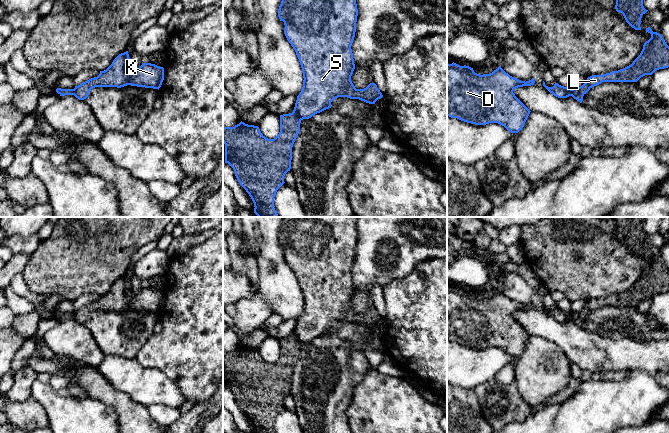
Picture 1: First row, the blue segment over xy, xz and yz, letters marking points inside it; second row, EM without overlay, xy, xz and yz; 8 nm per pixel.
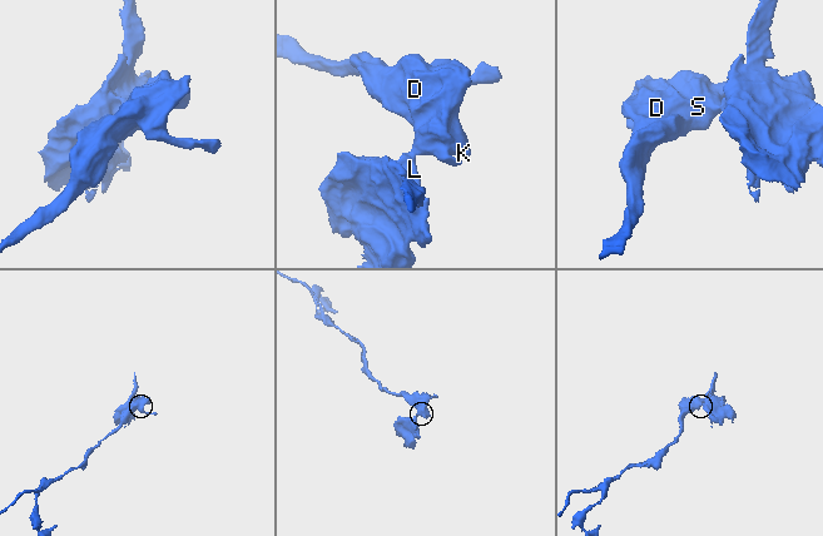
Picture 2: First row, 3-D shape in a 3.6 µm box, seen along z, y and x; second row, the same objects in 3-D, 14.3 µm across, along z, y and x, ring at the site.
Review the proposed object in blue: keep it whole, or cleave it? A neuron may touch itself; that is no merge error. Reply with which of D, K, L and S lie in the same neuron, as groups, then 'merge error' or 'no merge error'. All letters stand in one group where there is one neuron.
D K S / L; merge error

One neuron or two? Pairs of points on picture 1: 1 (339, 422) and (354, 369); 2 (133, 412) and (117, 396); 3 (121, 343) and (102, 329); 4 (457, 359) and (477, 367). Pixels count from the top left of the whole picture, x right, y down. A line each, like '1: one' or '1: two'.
1: one
2: one
3: one
4: one

